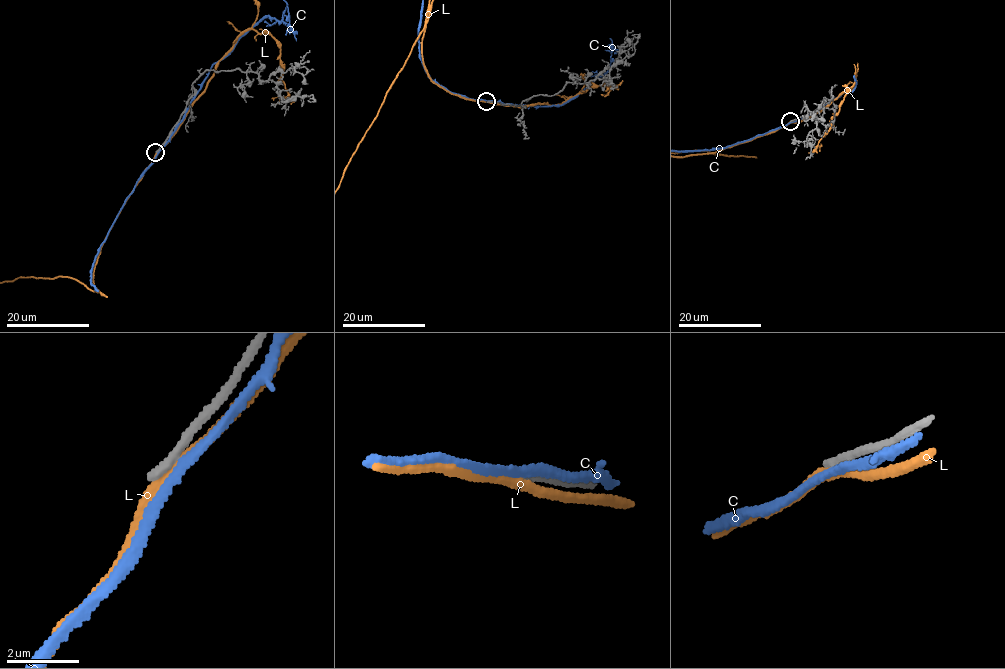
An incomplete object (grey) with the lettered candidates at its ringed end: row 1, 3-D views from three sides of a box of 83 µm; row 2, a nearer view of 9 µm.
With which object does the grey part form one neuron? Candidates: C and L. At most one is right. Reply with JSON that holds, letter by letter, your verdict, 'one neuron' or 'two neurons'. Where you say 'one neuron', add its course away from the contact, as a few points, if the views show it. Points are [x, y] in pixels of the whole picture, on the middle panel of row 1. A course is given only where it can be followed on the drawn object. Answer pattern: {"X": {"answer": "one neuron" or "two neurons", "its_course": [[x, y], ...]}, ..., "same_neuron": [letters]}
{"C": {"answer": "two neurons"}, "L": {"answer": "two neurons"}, "same_neuron": []}

